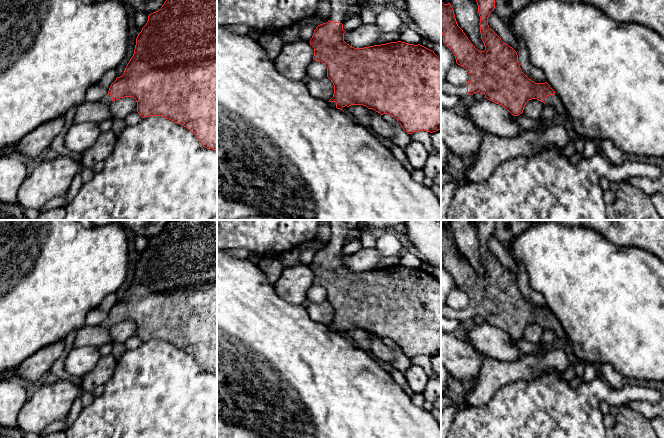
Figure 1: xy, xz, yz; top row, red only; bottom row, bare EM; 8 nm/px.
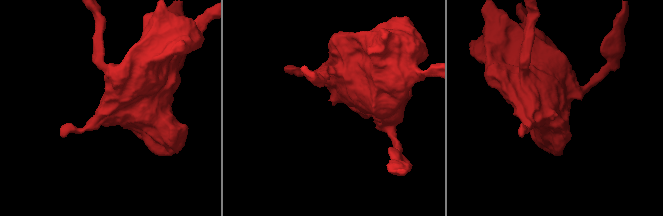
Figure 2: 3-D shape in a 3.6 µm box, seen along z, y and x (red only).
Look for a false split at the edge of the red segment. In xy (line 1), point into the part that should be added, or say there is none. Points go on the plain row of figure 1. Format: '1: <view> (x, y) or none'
1: xy (107, 323)

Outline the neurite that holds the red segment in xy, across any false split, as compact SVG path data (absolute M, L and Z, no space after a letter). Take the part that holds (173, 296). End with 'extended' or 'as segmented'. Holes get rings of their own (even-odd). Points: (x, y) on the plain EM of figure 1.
M169 220L158 235L149 238L146 249L136 262L134 278L123 299L111 308L108 318L101 326L108 329L124 321L133 321L136 324L137 336L142 342L161 340L181 348L197 361L203 371L217 375L217 220Z; extended

